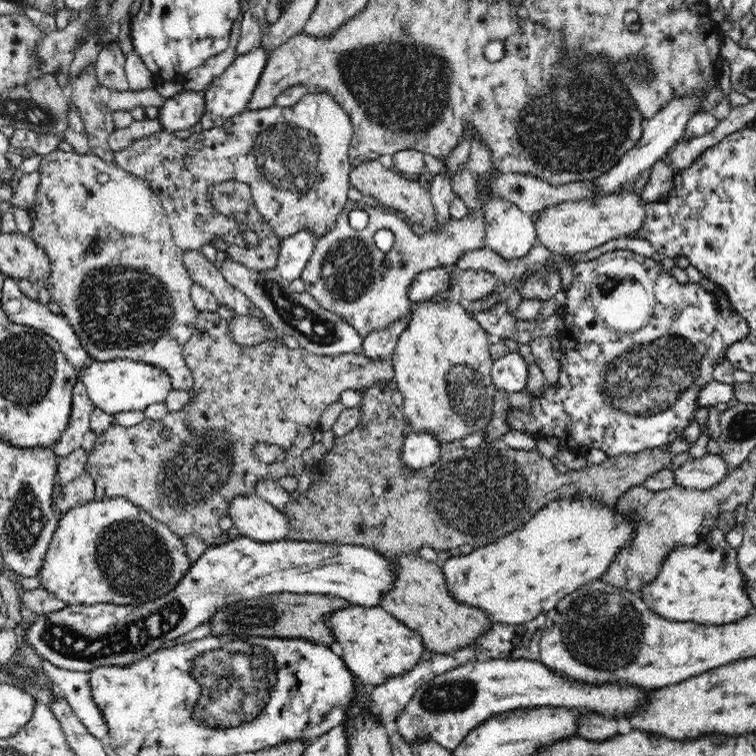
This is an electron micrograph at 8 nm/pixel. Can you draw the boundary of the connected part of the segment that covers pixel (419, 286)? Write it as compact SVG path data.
M446 266L422 272L408 288L412 302L432 299L436 294L442 294L450 289L453 283L452 269Z

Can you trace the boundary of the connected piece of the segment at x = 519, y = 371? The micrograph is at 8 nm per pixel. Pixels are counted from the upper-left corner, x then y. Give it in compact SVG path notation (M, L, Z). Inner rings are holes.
M520 353L506 354L493 361L491 381L497 391L520 392L527 383L526 361Z

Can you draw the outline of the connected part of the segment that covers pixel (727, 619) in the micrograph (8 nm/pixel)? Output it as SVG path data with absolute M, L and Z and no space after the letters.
M718 527L708 534L706 541L696 546L674 548L662 562L658 578L642 586L640 593L653 612L682 623L724 626L744 620L754 610L746 591L746 575L738 565L737 548L730 546Z

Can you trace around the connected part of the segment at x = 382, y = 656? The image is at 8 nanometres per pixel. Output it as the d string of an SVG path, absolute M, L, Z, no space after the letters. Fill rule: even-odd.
M355 605L353 608L331 614L327 617L327 622L333 629L337 642L344 649L344 656L341 659L350 673L364 686L370 688L383 686L388 680L411 672L414 666L422 662L424 651L427 650L418 632L407 628L379 605L376 607Z

